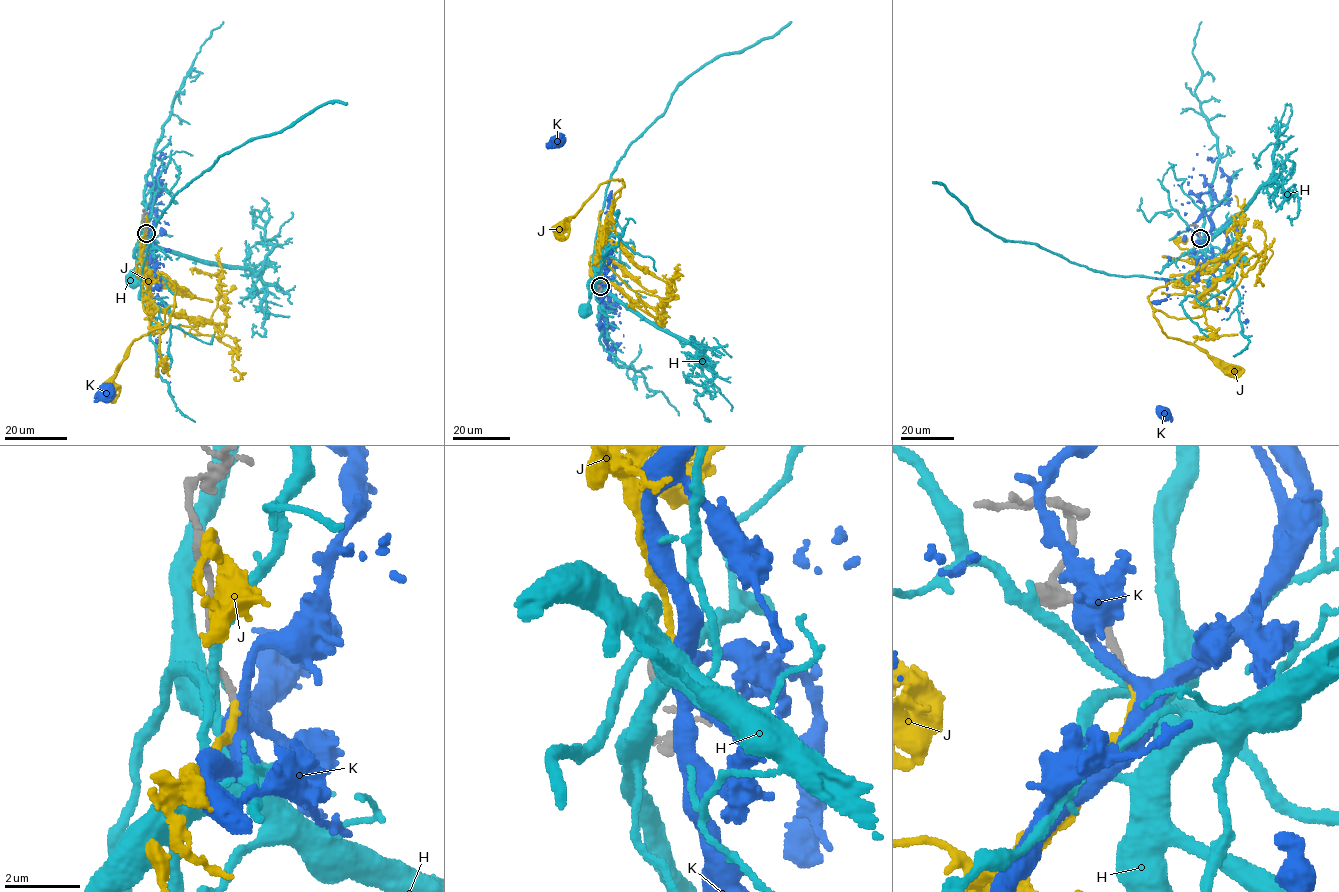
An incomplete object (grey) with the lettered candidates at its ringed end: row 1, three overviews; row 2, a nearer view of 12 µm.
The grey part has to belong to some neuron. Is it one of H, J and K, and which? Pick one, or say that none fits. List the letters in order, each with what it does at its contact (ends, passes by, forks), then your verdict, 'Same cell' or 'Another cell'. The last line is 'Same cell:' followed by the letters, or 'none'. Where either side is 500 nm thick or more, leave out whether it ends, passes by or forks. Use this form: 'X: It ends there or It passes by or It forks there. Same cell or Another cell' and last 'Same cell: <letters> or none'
H: It passes by. Another cell
J: It ends there. Same cell
K: It forks there. Another cell
Same cell: J

